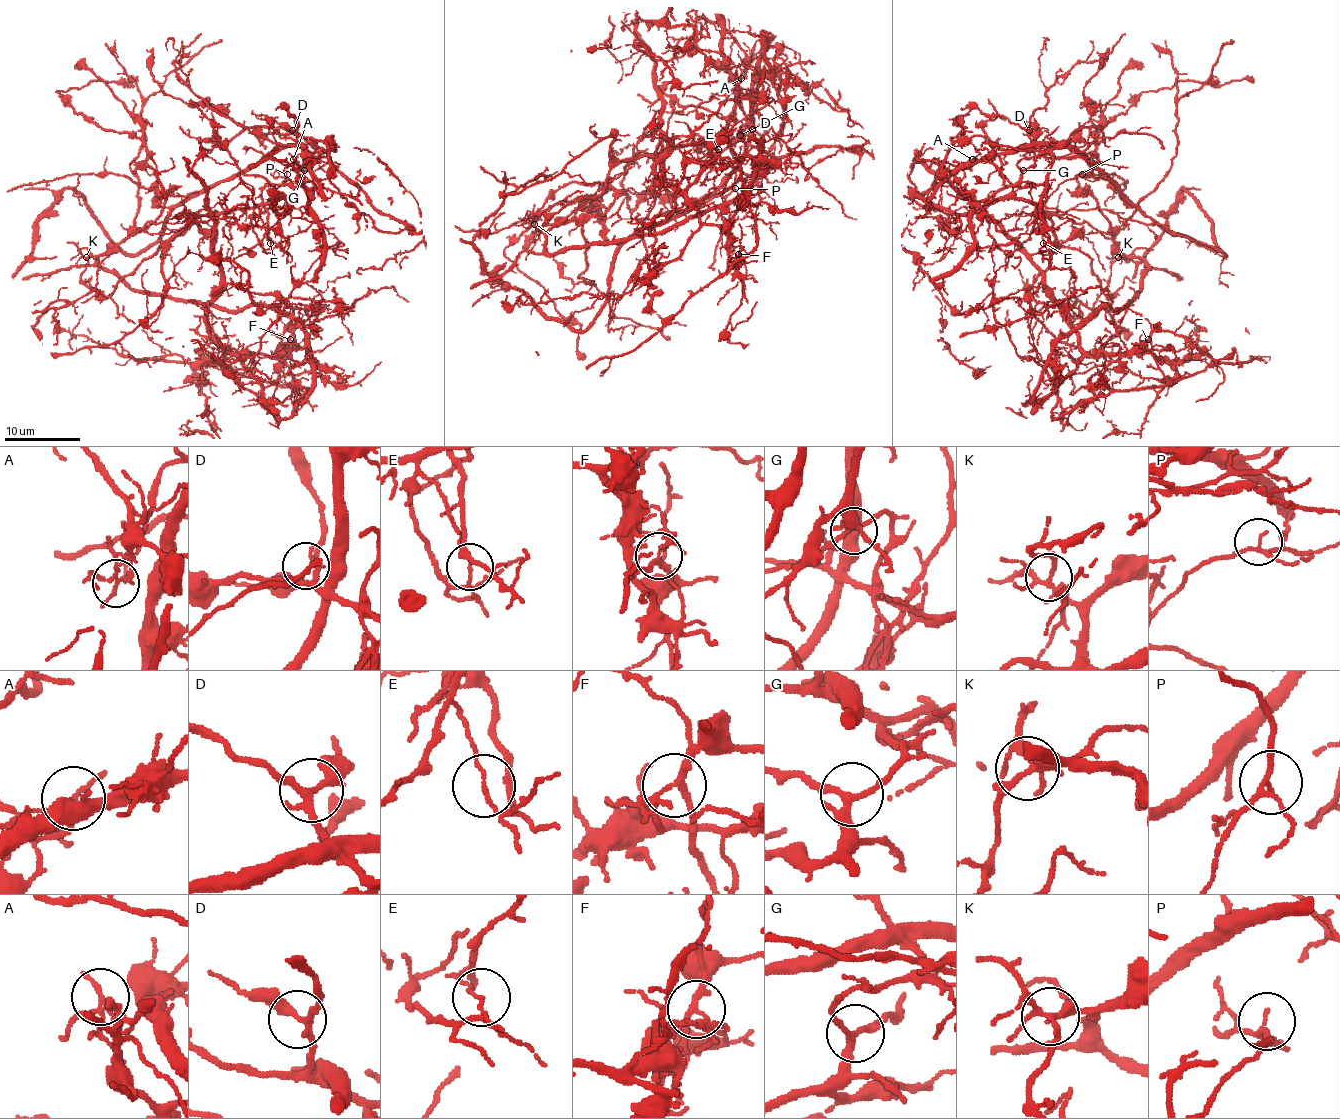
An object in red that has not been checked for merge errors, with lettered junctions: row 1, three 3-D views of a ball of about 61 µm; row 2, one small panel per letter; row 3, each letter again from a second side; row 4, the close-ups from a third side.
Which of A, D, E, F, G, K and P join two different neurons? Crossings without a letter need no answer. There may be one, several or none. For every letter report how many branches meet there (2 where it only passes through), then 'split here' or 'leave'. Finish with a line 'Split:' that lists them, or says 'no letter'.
A: 5 branches meet; split here
D: 4 branches meet; leave
E: 2 branches meet; split here
F: 4 branches meet; split here
G: 4 branches meet; leave
K: 5 branches meet; leave
P: 3 branches meet; leave
Split: A, E, F

